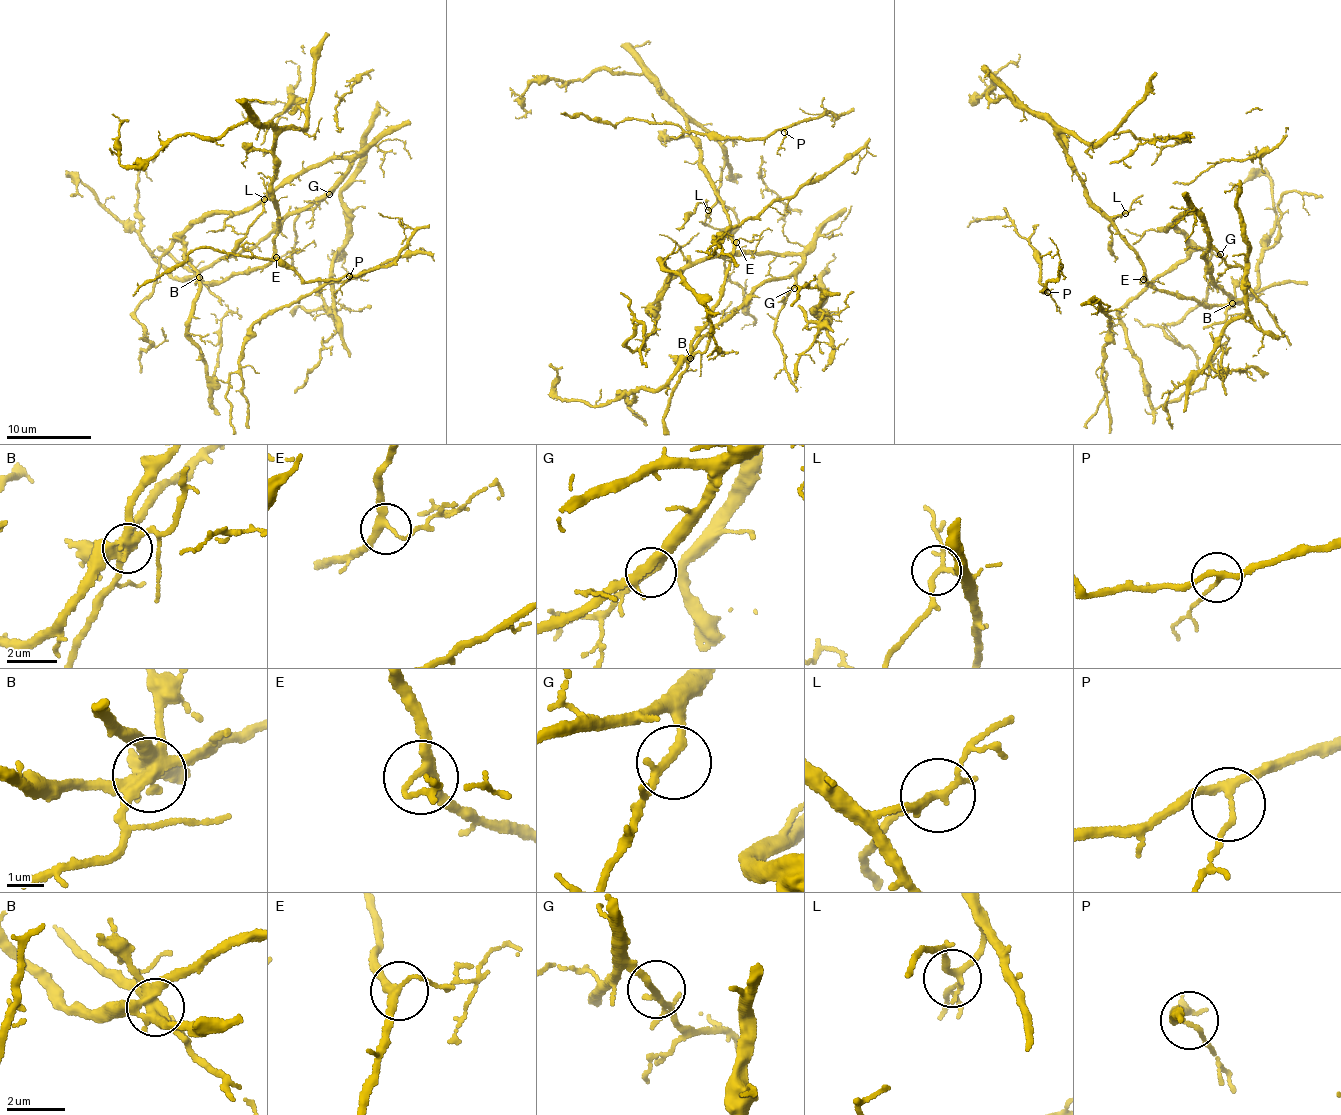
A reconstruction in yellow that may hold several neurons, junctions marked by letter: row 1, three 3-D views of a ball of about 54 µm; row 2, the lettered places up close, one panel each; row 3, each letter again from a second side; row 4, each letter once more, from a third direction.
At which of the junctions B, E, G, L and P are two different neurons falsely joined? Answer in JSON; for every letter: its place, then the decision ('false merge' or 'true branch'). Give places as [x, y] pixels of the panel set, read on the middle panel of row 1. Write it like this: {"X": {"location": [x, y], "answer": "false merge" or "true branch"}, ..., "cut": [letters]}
{"B": {"location": [690, 358], "answer": "false merge"}, "E": {"location": [736, 242], "answer": "true branch"}, "G": {"location": [794, 288], "answer": "true branch"}, "L": {"location": [708, 210], "answer": "true branch"}, "P": {"location": [784, 132], "answer": "true branch"}, "cut": ["B"]}

